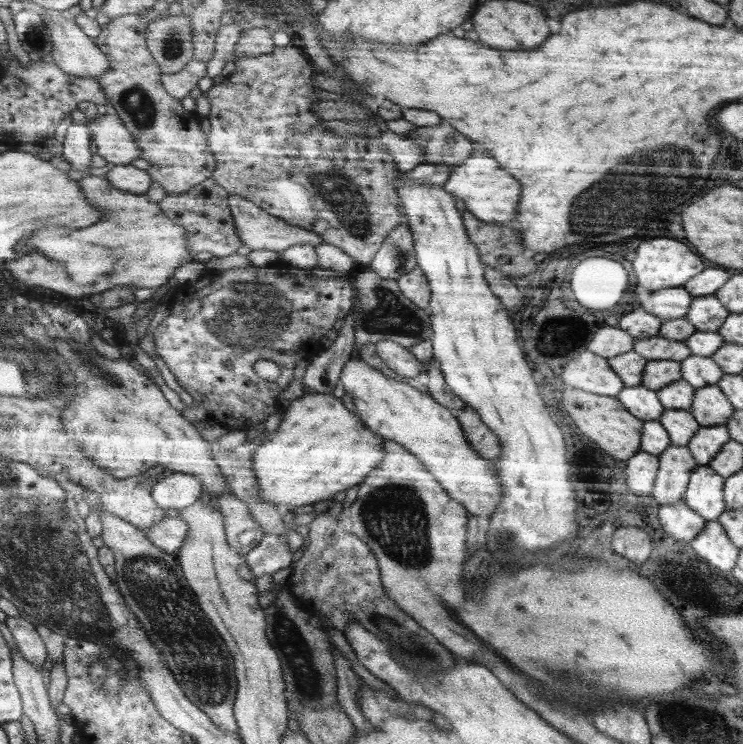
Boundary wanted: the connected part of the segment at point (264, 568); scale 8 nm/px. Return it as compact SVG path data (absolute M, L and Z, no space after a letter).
M265 534L245 558L248 560L250 571L258 578L290 567L293 554L288 547L288 541L278 535Z

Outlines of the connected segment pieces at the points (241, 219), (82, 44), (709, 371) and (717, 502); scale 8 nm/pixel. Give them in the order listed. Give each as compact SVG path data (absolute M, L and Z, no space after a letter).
M229 194L229 205L232 210L234 223L237 224L238 234L241 235L242 243L251 250L281 252L294 244L310 242L314 243L316 247L320 243L324 243L324 240L318 234L314 234L314 232L304 230L304 228L298 226L290 226L286 221L264 212L259 206L256 206L253 202L244 200L238 194Z
M40 9L45 16L45 20L53 33L55 50L53 53L54 62L66 70L67 74L78 76L79 78L94 78L102 86L103 77L106 70L110 70L111 62L109 56L98 47L96 40L90 38L74 19L74 12L54 12L51 10Z
M688 356L680 362L682 379L696 389L718 384L724 372L715 360L706 356Z
M700 465L689 478L683 502L702 518L717 521L724 513L722 488L725 488L724 477L709 465Z

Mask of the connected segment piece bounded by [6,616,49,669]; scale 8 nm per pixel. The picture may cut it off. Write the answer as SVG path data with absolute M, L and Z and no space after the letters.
M8 616L6 623L15 637L20 650L22 650L22 654L34 666L42 669L49 657L48 645L46 645L44 638L39 634L36 624L21 616Z

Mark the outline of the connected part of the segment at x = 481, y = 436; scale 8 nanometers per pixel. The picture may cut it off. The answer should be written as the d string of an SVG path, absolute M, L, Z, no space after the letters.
M465 405L461 411L456 413L456 416L461 422L466 439L478 450L482 458L494 460L502 454L501 439L486 426L481 415L472 406Z

